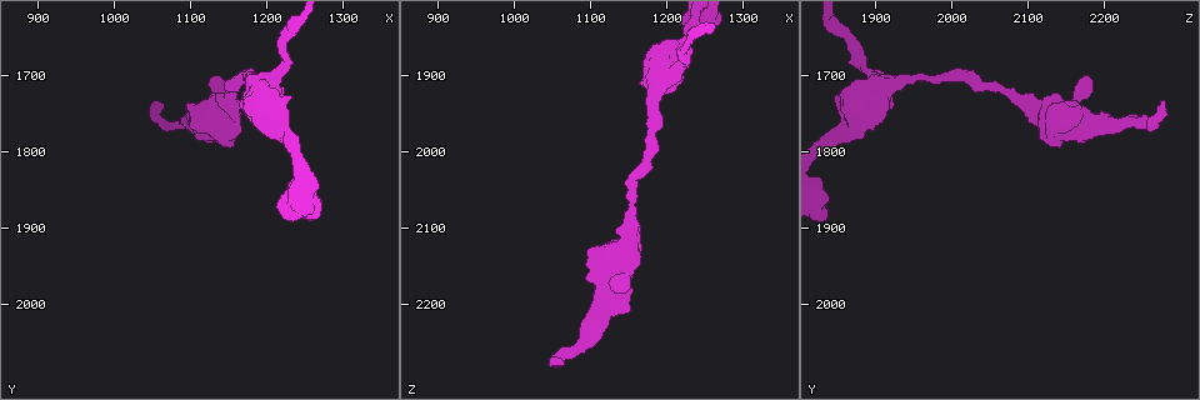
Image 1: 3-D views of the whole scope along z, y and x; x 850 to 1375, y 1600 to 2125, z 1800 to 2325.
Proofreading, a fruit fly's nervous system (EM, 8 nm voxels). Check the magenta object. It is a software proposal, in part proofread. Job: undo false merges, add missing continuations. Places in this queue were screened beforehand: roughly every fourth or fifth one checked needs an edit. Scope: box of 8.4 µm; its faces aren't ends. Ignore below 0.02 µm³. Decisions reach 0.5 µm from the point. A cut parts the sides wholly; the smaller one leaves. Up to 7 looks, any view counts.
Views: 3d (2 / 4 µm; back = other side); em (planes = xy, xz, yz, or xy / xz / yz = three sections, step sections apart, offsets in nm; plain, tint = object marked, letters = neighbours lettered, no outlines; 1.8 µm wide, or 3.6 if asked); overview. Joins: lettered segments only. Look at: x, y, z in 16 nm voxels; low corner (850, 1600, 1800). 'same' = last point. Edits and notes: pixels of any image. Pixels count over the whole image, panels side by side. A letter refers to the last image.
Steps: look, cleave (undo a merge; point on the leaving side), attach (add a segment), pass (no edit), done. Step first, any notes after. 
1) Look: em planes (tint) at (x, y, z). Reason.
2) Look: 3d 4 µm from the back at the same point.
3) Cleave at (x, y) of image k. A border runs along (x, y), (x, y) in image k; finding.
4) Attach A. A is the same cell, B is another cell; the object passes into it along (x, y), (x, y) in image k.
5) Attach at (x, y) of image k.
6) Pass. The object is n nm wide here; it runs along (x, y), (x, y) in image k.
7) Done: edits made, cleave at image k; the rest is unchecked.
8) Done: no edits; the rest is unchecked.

Look: em planes (letters) at (1060, 1730, 2280). Free end.

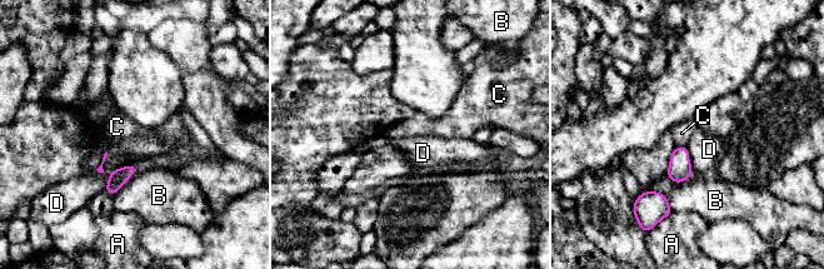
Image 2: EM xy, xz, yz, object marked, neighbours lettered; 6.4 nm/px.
Pass. A, B, C and D are other cells; a border runs along (677, 145), (685, 147) in image 2; no lettered segment goes on from it.

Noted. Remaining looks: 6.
Look: em yz step 8 (tint) at (1155, 1720, 2070). A narrow waist.

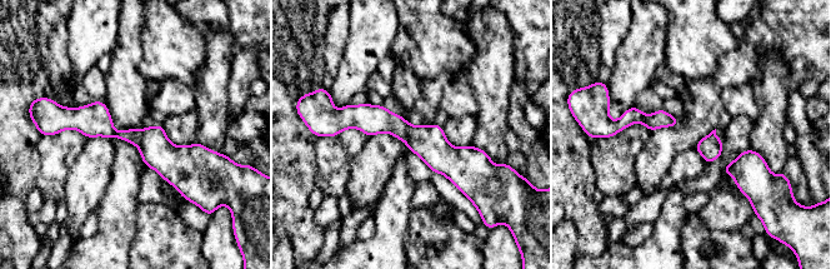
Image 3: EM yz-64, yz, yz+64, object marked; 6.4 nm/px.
Look: em yz step 8 (letters) at the same point. What lies round it.

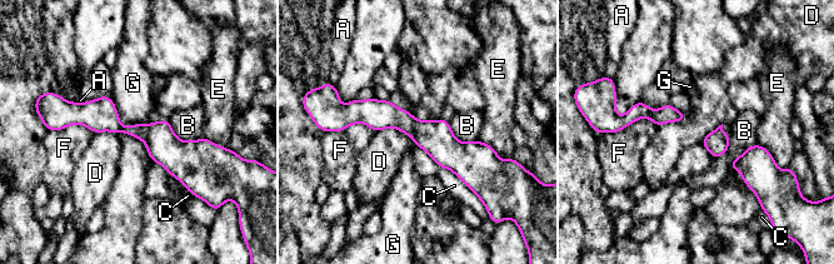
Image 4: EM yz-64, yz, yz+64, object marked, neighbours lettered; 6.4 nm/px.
Pass. A, B, C, D, E, F and G are other cells; a border runs along (375, 130), (399, 129), (414, 144) in image 4; all the same neuron.

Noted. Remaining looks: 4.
Look: em planes (plain) at (1230, 1730, 1845). Branch stops here.

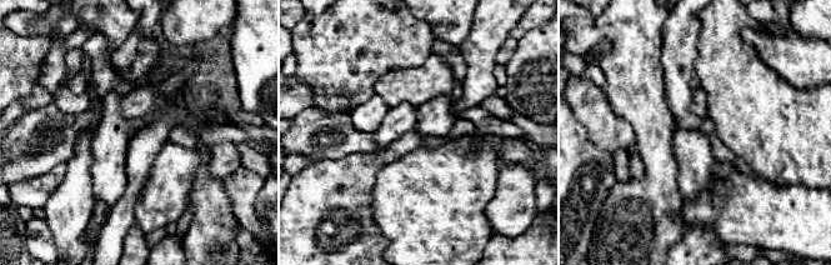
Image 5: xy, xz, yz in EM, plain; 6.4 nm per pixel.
Look: em planes (letters) at the same point. What lies round it.

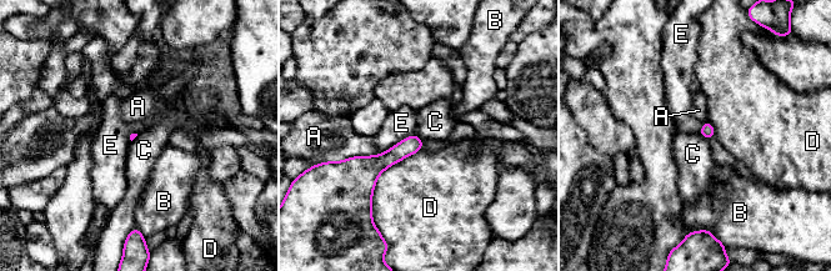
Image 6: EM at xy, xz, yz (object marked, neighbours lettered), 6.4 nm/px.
Pass. A, B, C, D and E are other cells; a border runs along (699, 133), (707, 139) in image 6; no lettered segment goes on from it.

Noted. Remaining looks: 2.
Done: no edits; the rest is unchecked.

